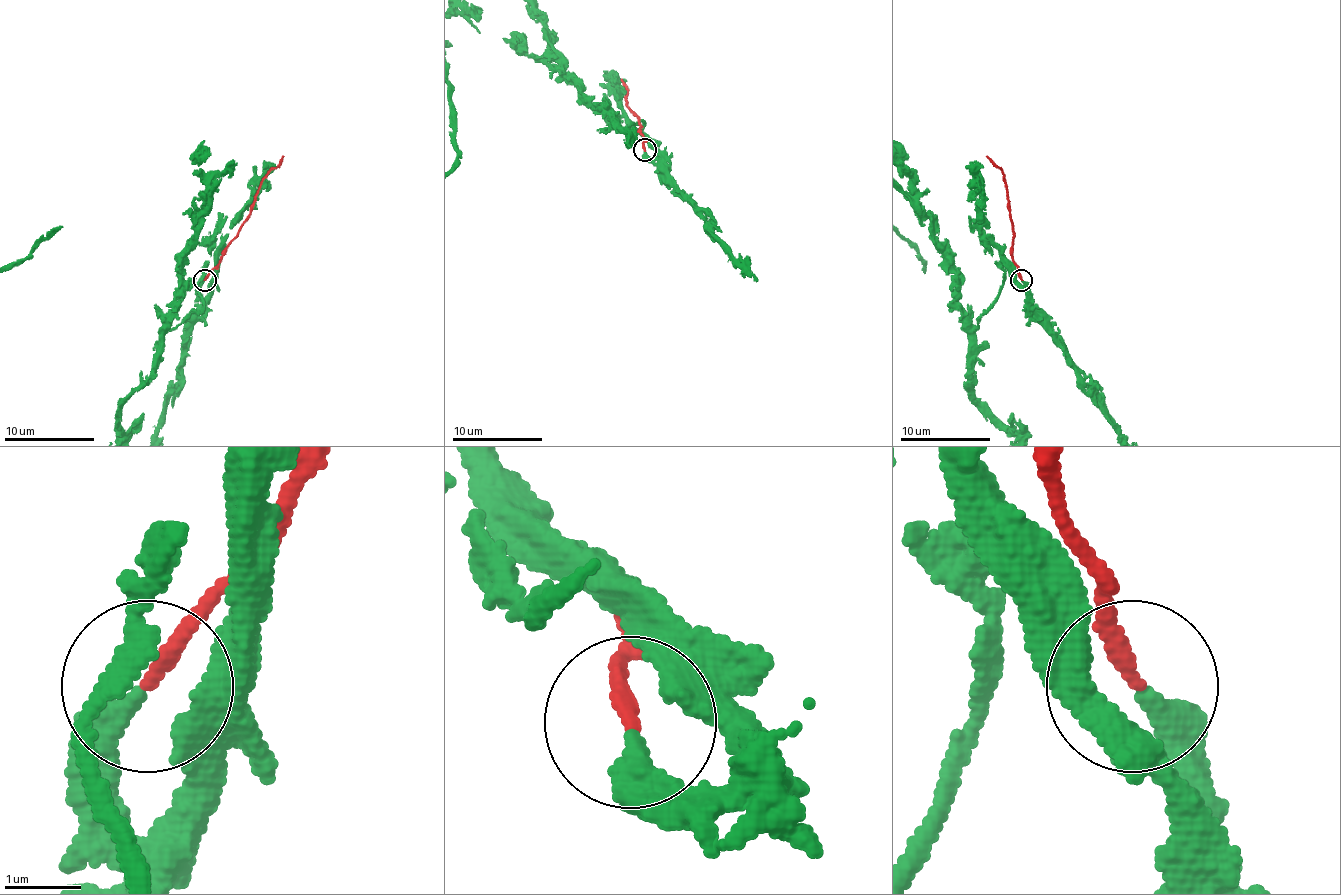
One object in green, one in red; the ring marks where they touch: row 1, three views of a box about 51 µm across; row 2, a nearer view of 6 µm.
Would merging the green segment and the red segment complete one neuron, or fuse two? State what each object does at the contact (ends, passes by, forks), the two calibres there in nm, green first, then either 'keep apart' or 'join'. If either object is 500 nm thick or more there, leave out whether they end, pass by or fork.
green ends there; red ends there; 360 nm thick on the green side, 200 nm on the other; join

